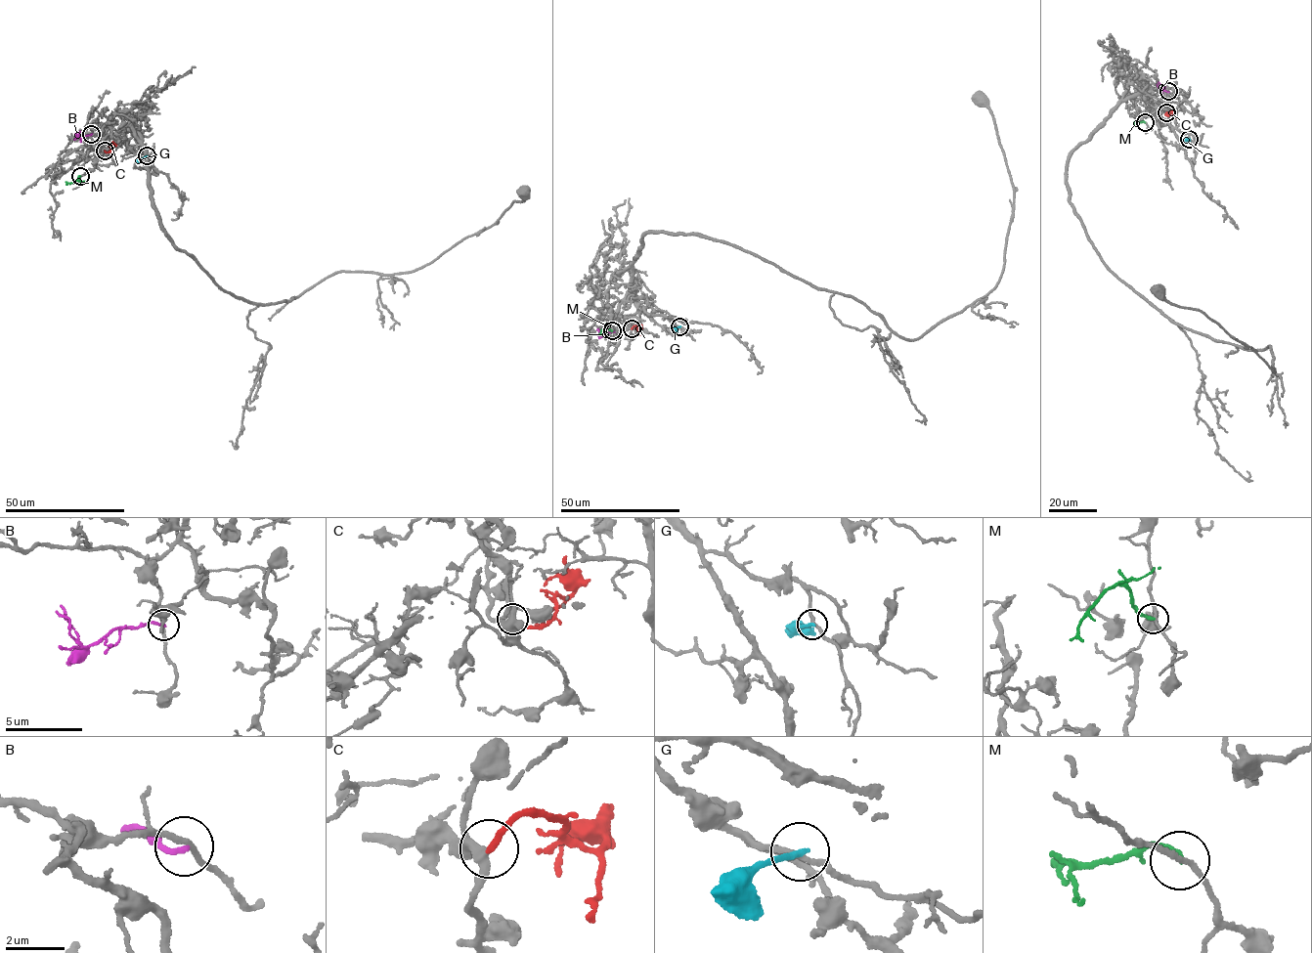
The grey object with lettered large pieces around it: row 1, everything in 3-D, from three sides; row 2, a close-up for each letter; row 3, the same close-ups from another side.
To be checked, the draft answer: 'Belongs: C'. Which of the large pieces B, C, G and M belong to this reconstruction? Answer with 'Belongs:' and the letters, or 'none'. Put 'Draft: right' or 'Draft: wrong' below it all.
Belongs: C
Draft: right

